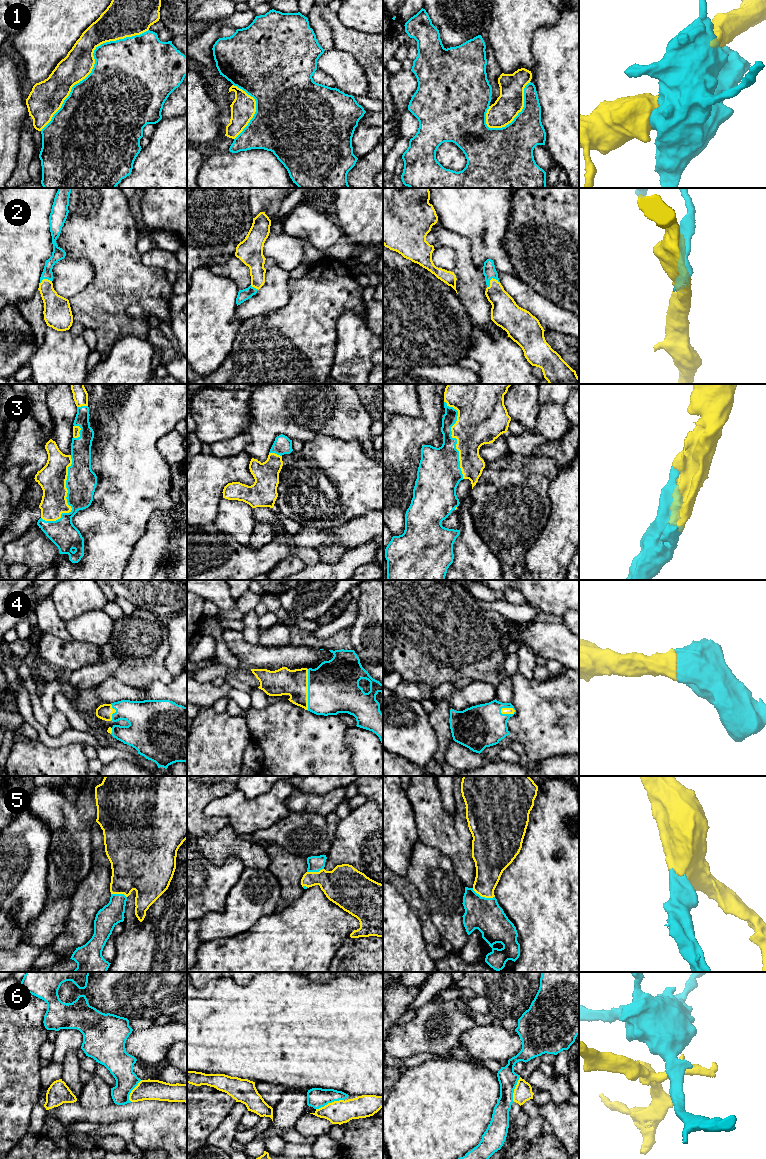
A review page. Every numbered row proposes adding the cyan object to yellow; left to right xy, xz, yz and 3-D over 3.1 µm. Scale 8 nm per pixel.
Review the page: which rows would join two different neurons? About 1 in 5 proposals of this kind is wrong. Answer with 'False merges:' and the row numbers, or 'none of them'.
False merges: 1, 6

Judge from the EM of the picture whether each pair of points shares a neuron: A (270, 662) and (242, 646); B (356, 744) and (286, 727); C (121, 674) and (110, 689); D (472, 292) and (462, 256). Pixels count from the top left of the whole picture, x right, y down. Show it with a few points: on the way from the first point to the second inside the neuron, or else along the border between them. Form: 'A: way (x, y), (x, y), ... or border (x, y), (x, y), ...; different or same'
A: way (263, 658), (253, 657), (249, 653); same
B: border (348, 726), (346, 744), (354, 764); different
C: border (111, 676), (138, 689); different
D: way (470, 283), (464, 265); same

